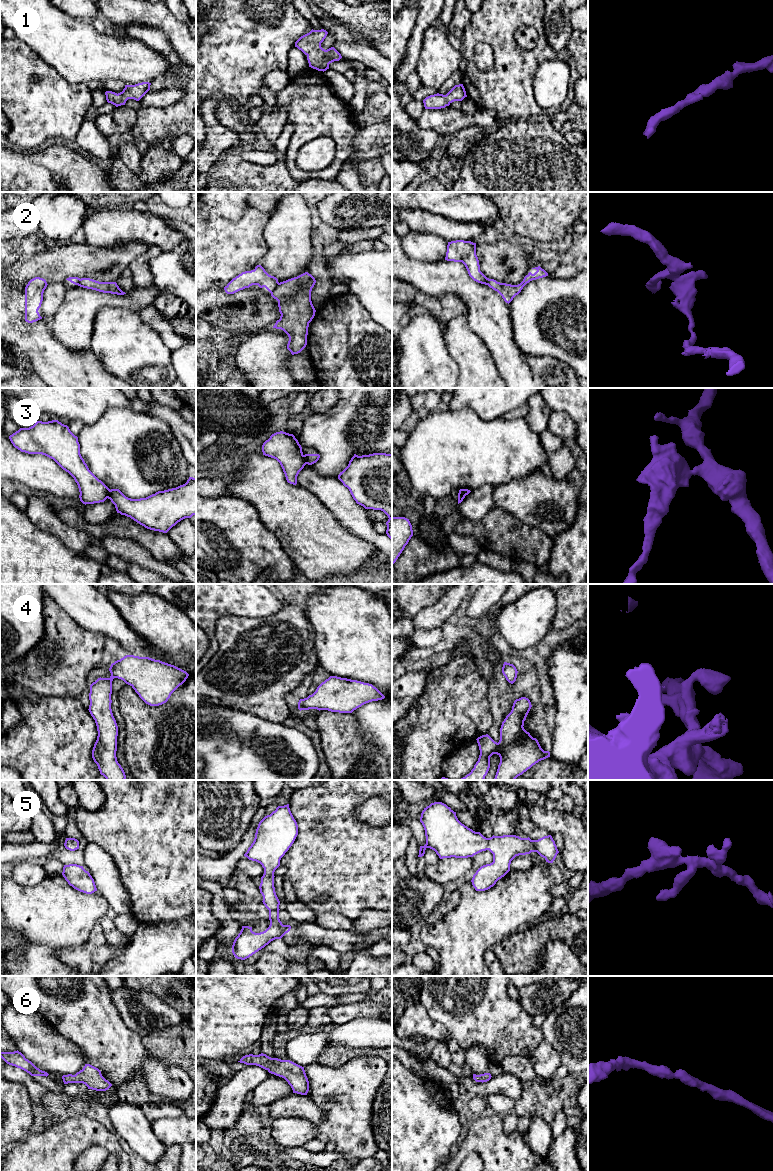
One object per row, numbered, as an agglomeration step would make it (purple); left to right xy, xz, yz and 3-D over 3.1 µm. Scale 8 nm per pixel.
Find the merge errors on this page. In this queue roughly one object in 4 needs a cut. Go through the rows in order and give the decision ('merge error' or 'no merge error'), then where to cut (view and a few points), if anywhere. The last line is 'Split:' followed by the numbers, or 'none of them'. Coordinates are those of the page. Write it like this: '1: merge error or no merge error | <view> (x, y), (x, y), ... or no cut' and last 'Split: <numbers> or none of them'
1: no merge error | no cut
2: merge error | xz (279, 283), (271, 293)
3: merge error | xz (303, 455), (306, 463)
4: no merge error | no cut
5: no merge error | no cut
6: no merge error | no cut
Split: 2, 3

